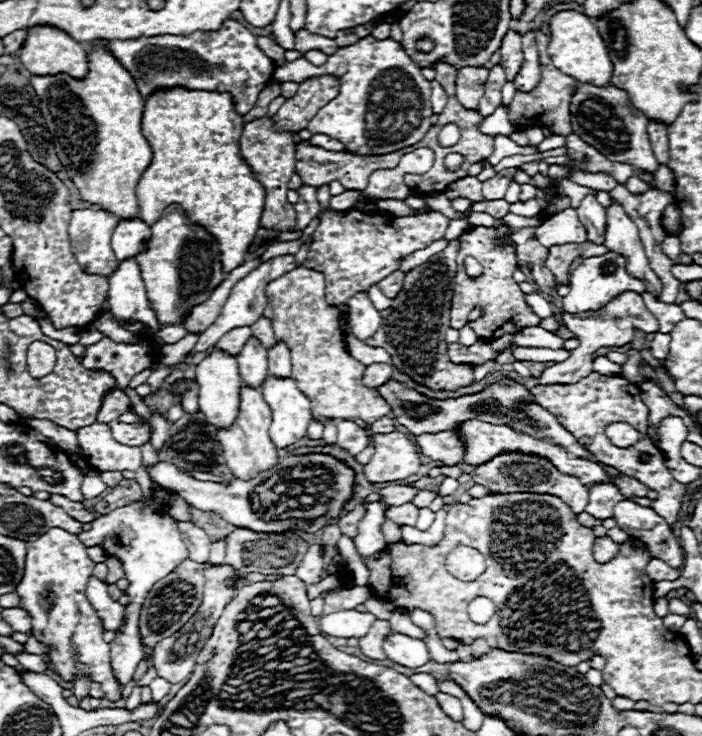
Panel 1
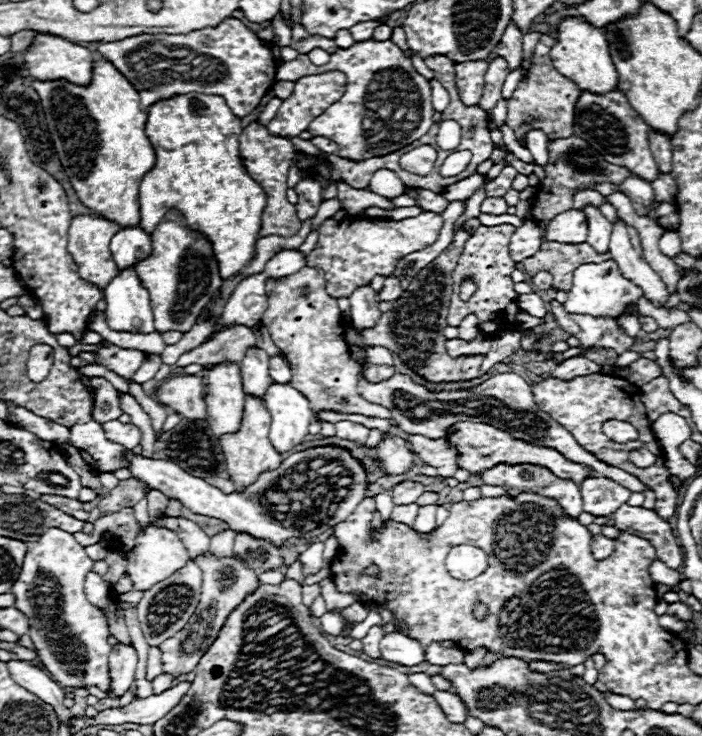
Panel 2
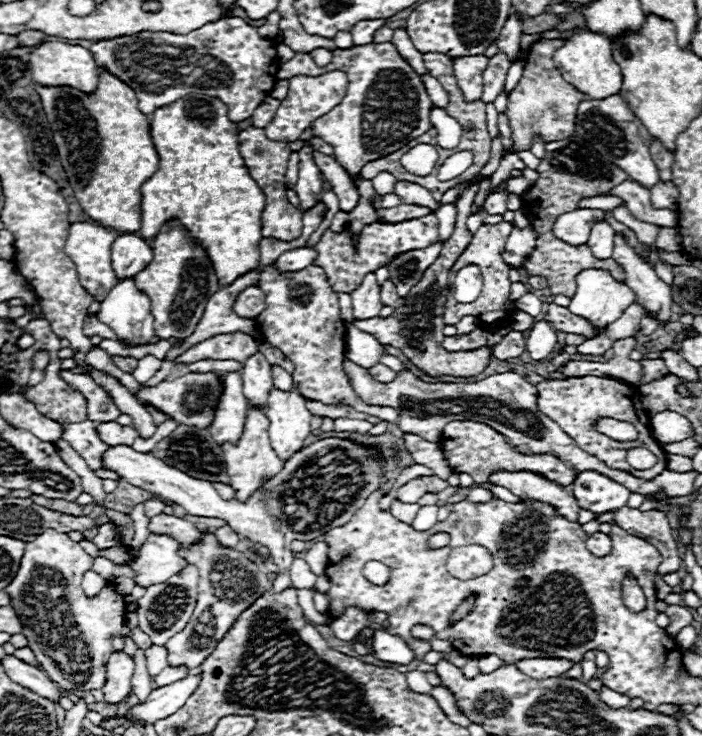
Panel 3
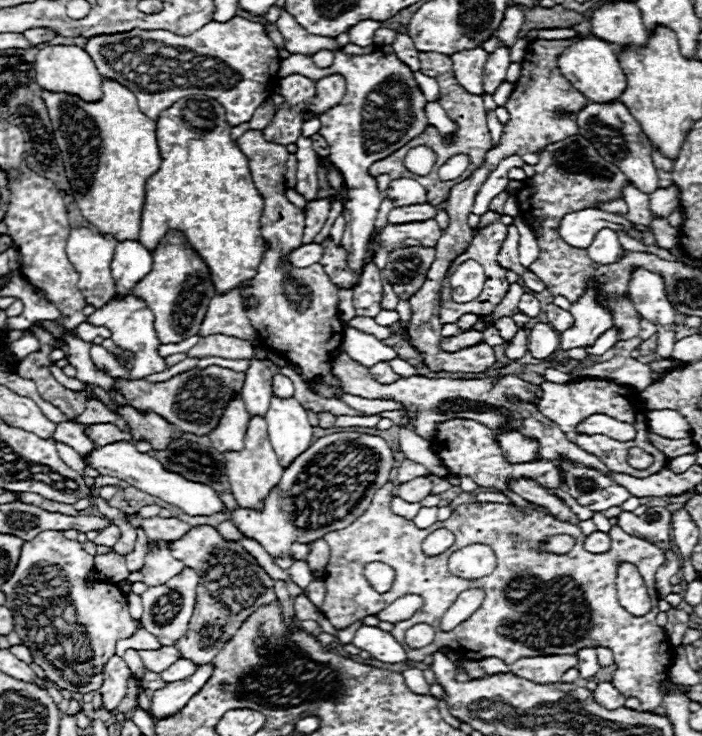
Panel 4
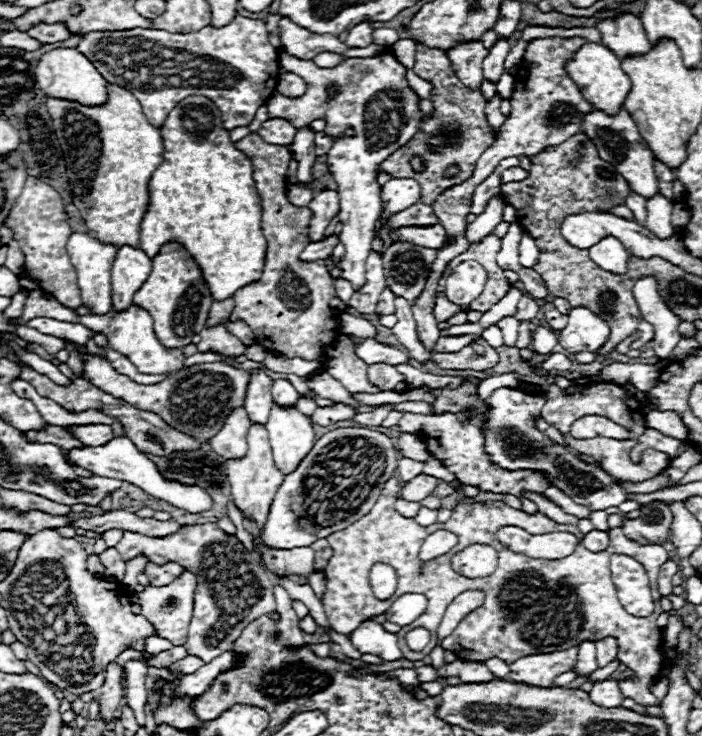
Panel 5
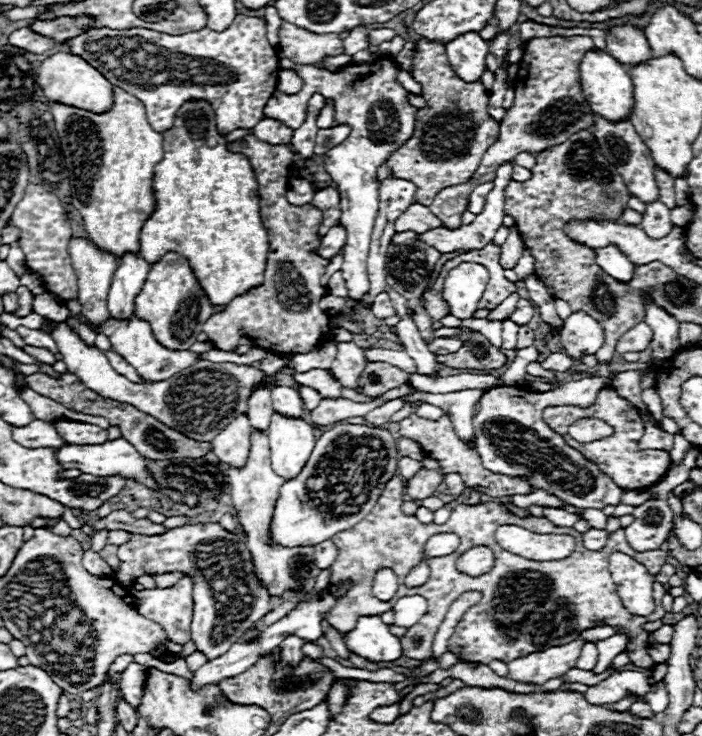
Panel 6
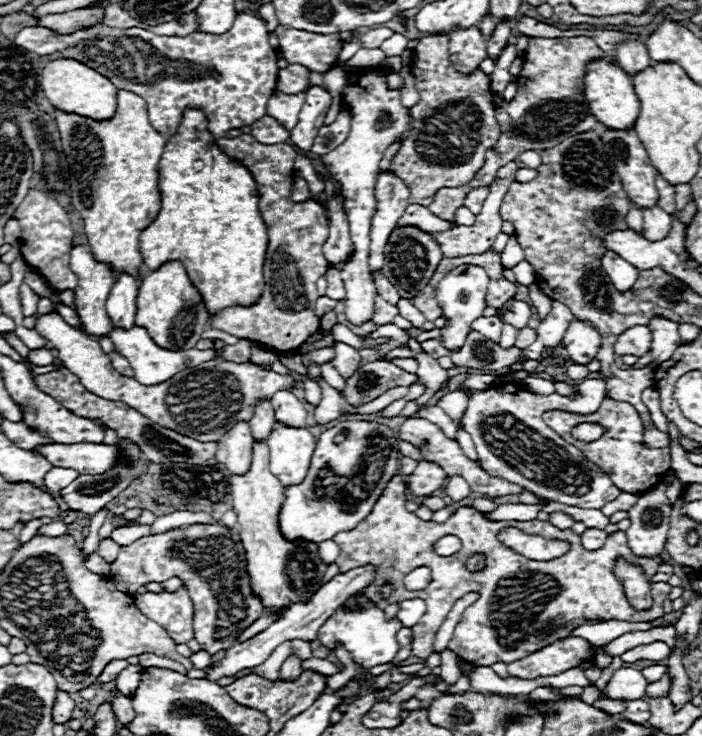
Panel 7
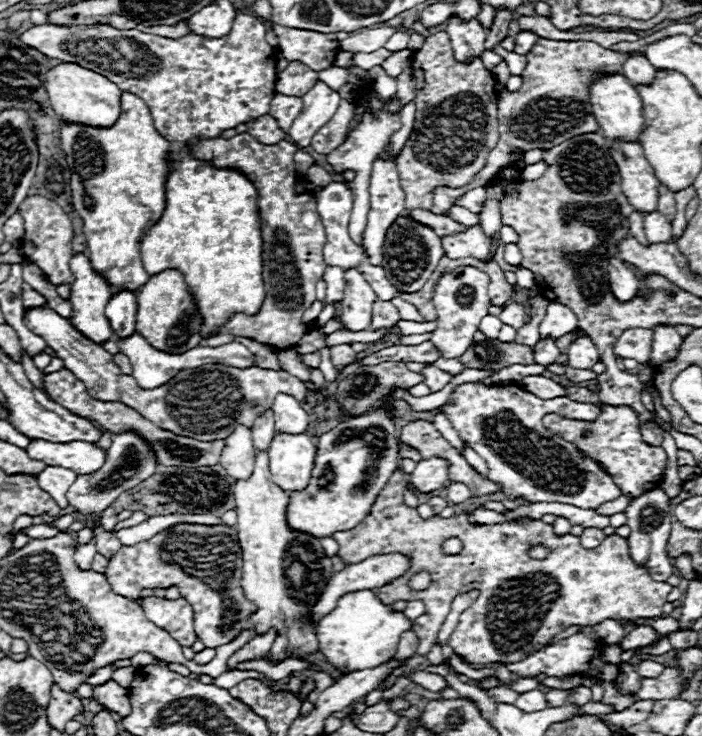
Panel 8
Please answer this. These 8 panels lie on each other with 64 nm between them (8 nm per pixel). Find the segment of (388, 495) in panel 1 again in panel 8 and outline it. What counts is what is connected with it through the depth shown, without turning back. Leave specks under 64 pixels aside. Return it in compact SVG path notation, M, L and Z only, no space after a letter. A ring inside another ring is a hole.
M428 458L416 464L416 470L410 474L410 486L418 492L432 492L448 484L448 460L446 458Z

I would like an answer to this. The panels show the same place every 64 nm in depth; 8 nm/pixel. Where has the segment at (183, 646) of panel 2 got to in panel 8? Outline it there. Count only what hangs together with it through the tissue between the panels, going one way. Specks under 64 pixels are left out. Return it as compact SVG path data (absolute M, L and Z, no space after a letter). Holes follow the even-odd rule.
M170 526L146 542L122 546L108 562L104 574L112 590L128 600L136 600L144 588L178 586L180 594L194 610L194 630L206 648L218 648L232 642L250 626L250 614L256 610L256 606L244 598L240 588L242 550L234 526ZM182 552L188 556L182 556Z

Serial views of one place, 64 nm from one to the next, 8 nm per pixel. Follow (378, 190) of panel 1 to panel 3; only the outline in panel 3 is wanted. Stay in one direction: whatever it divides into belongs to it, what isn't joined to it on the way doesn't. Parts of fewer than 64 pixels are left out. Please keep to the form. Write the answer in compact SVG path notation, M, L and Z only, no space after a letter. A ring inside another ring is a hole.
M380 172L380 174L376 176L376 182L372 182L372 184L378 186L378 188L382 188L382 192L378 192L378 194L384 196L384 194L390 194L390 192L394 190L394 182L396 182L396 178L394 178L392 174L388 174L388 172Z

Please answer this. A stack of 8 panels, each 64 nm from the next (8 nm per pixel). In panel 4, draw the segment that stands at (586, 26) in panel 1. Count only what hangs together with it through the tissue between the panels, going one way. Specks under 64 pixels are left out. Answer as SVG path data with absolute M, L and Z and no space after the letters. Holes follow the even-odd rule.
M596 36L582 38L580 42L576 42L576 46L564 50L564 54L558 58L558 68L566 76L566 80L572 82L574 88L580 90L592 102L614 102L624 94L628 86L626 76L618 64L616 52L608 42Z

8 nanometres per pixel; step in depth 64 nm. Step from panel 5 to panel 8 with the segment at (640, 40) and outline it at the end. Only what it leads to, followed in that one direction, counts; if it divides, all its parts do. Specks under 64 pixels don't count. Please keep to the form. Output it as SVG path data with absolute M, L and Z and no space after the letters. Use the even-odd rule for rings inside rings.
M632 56L626 64L624 64L624 76L634 84L652 84L654 80L654 66L644 58L644 56Z

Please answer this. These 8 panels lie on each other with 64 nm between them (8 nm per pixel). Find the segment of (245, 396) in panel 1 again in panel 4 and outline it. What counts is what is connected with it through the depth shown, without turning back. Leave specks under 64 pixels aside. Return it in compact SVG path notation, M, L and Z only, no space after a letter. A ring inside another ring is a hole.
M252 416L248 422L246 438L244 438L244 450L242 452L226 452L224 460L226 460L224 464L226 464L230 490L238 502L238 506L262 510L264 498L272 492L276 482L280 482L282 472L284 472L284 468L280 466L280 462L278 462L278 458L270 446L270 440L266 434L266 420Z

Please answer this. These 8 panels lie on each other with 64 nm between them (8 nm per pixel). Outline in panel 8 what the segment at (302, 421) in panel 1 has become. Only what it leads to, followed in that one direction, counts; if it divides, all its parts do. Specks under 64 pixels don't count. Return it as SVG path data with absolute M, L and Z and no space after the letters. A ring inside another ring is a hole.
M276 434L270 450L272 480L284 488L284 492L304 490L312 478L316 444L306 434Z

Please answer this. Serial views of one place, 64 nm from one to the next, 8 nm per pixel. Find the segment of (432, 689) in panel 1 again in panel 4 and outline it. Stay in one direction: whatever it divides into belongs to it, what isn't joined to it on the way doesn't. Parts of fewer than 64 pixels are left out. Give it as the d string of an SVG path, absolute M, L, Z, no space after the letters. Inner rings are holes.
M410 668L410 670L404 670L402 676L404 676L406 686L408 686L414 694L428 694L430 684L424 680L422 670L418 670L418 668Z

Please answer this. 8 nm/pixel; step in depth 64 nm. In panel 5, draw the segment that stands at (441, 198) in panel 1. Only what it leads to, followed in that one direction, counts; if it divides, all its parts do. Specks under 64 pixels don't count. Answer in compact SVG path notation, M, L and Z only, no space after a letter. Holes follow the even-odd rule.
M390 178L380 192L382 198L382 228L378 230L384 248L388 248L392 244L392 236L390 236L390 226L388 226L388 218L400 210L406 210L408 206L416 204L420 200L420 186L416 180L408 180L408 178Z

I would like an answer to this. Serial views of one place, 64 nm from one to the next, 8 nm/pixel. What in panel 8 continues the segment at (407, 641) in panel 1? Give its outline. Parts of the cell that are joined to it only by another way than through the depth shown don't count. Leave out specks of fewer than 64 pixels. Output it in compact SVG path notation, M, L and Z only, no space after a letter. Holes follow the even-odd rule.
M358 590L344 594L344 598L338 598L336 608L320 620L320 652L328 658L328 664L338 668L342 674L364 670L392 658L398 650L402 632L412 630L412 626L412 620L404 616L404 612L392 610L392 606L382 604L382 600L372 590Z

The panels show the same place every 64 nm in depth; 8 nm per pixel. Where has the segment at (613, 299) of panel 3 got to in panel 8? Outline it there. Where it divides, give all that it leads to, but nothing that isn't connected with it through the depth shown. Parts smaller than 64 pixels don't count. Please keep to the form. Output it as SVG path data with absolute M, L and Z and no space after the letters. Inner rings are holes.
M588 336L576 338L570 348L568 348L568 366L580 368L580 370L590 370L596 362L600 362L596 346L590 342Z

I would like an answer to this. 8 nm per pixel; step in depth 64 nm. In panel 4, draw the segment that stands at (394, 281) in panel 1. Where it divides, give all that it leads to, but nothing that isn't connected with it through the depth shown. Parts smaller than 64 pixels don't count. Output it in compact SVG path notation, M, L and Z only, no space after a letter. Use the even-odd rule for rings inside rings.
M386 282L386 284L384 284L384 292L382 292L382 302L380 302L382 310L394 310L396 304L398 304L398 300L400 300L400 298L394 294L392 286L388 286L388 282Z

